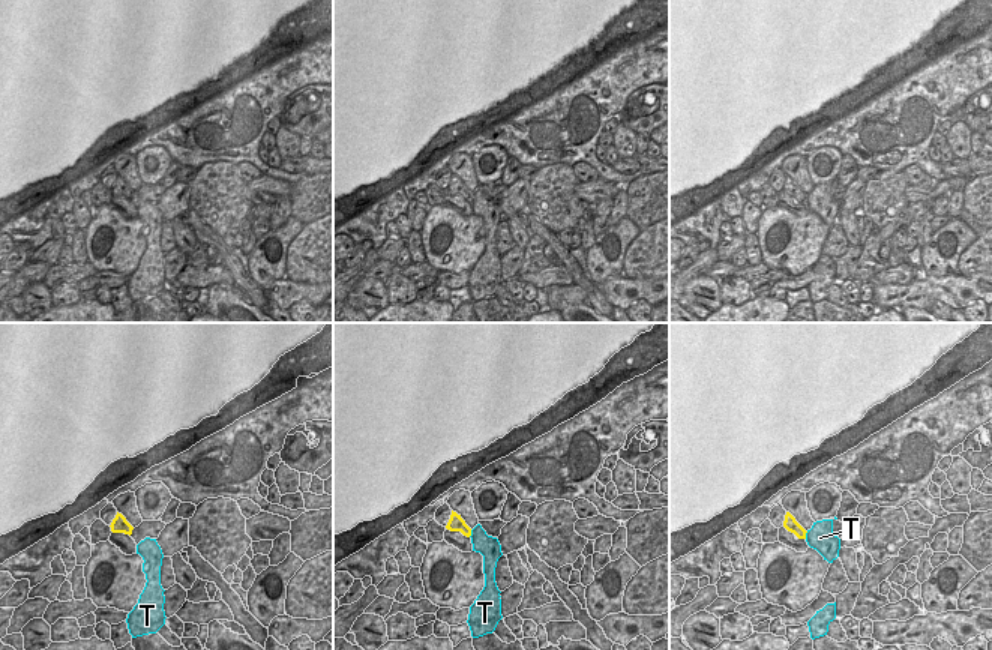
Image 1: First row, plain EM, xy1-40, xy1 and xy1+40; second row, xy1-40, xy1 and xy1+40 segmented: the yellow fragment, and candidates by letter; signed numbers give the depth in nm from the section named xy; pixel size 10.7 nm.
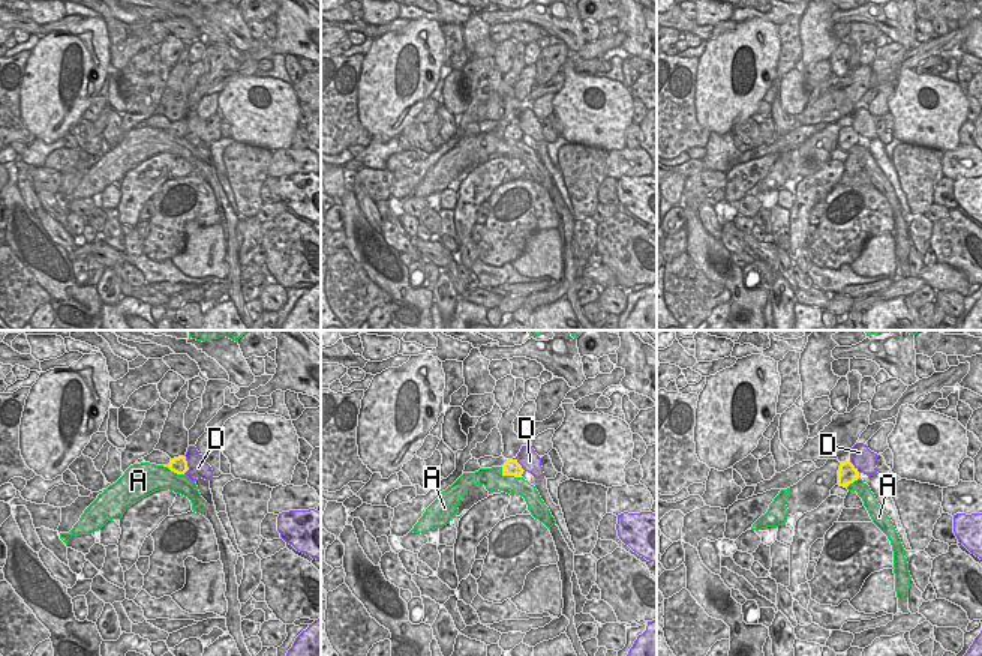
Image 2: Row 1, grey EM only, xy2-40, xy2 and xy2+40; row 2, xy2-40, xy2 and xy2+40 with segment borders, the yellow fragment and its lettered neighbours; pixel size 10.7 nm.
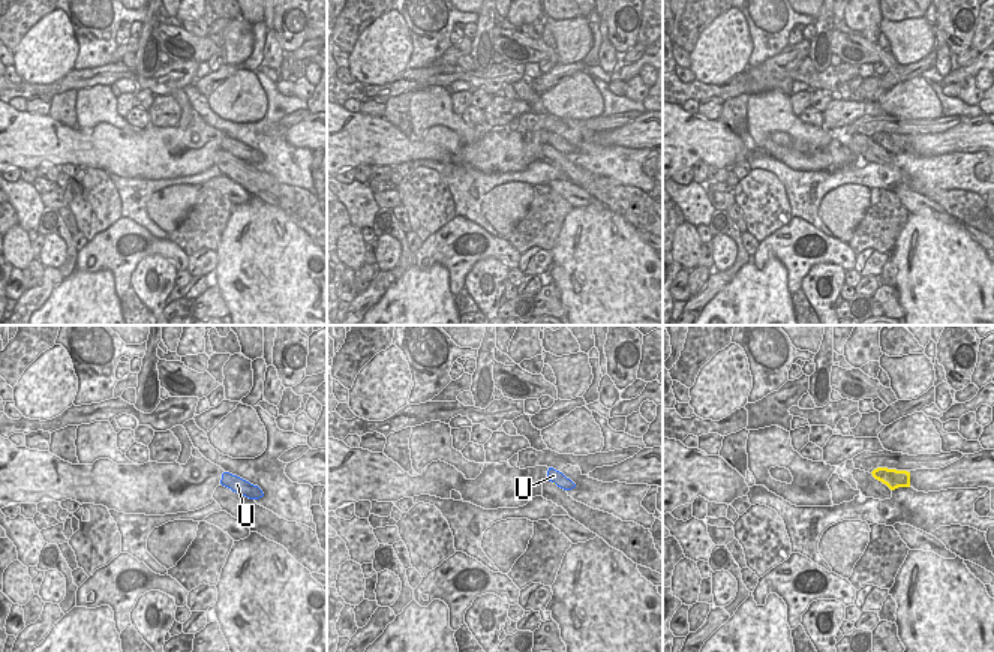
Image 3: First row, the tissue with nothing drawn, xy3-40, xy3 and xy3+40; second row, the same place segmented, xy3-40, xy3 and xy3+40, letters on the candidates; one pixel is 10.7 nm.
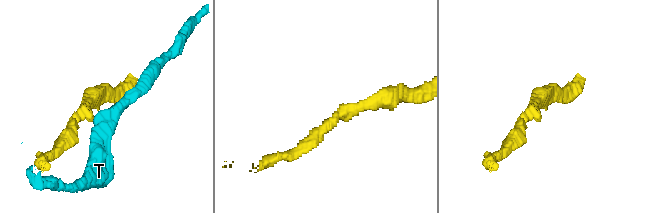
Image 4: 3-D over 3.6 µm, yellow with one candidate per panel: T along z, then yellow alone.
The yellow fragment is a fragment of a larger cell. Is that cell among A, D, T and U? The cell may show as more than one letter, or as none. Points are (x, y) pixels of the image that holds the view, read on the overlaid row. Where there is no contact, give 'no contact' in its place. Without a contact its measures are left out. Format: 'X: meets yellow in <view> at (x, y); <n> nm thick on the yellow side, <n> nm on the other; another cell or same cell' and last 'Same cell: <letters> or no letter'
A: meets yellow in xy2 at (510, 475); 180 nm thick on the yellow side, 220 nm on the other; another cell
D: meets yellow in xy2-40 at (186, 464); 170 nm thick on the yellow side, 220 nm on the other; another cell
T: meets yellow in xy1 at (470, 533); 160 nm thick on the yellow side, 220 nm on the other; another cell
U: no contact; same cell
Same cell: U

